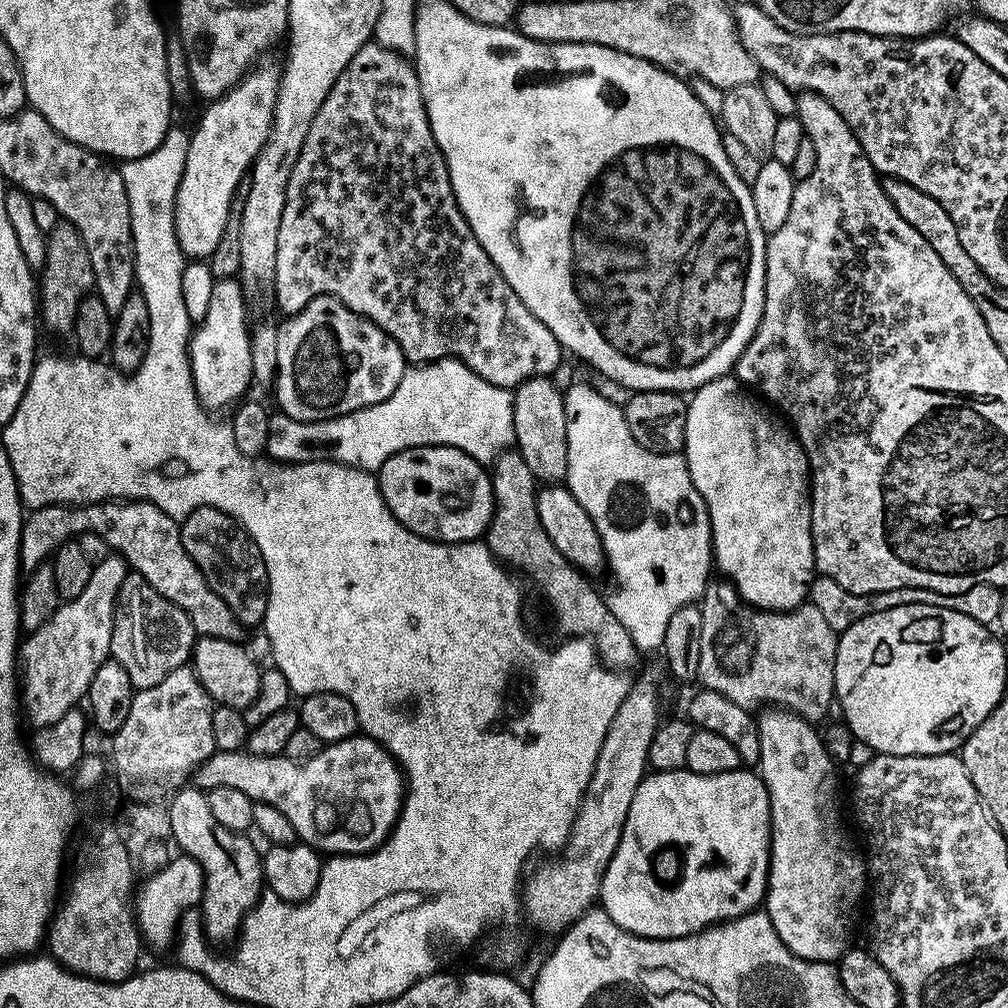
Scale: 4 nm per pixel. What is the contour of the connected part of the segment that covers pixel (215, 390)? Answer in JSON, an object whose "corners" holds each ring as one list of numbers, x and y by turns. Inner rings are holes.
{"corners":[[239,279,216,280,211,291,210,306,205,317,195,325,188,342,188,361,192,367,194,390,201,404,209,410,231,409,245,399,244,391,254,384,250,366,252,338,248,324,248,304,244,299,246,293]]}

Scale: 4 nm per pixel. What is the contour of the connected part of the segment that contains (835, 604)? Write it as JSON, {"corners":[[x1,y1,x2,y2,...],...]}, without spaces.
{"corners":[[817,575,812,581,810,603,818,606,818,611,822,613,827,624,837,634,845,632,850,626,854,626,854,622,858,622,870,614,881,612,882,610,890,610,894,606,910,606,911,604,942,606,950,610,958,610,962,614,970,614,970,618,974,618,974,622,992,626,996,624,998,610,1002,610,1002,591,989,584,979,584,978,586,970,586,970,590,953,596,938,594,934,590,926,590,925,588,886,590,882,594,863,596,862,594,854,594,850,590,842,590,842,586,838,586,838,582,834,582,834,578]]}

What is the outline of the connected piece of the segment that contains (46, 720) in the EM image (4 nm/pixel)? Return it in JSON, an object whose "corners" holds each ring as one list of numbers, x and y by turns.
{"corners":[[115,554,94,564,86,590,78,598,63,601,58,611,23,641,22,712,27,723,29,720,36,728,50,726,87,697,90,678,110,659,116,595,129,571,124,557]]}

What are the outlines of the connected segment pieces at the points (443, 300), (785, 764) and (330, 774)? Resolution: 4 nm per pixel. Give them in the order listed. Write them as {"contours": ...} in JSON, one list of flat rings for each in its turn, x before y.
{"contours":[[[375,42,362,45,358,54,350,58,346,70,342,70,330,94,326,94,326,102,322,102,318,114,314,114,314,122,310,122,306,142,302,142,298,162,294,162,294,170,286,186,286,206,282,206,282,226,278,226,275,288,276,304,284,311,285,317,302,311,310,301,319,296,332,296,335,300,342,301,347,308,366,317,370,322,374,322,374,326,390,334,390,338,398,342,405,361,412,366,430,364,434,360,449,358,460,360,470,370,474,370,478,378,486,378,486,382,494,386,512,390,517,384,526,382,535,376,551,377,552,371,560,364,562,349,558,338,554,338,551,330,528,309,526,302,522,302,522,298,514,294,510,282,502,278,498,266,494,266,486,250,482,250,478,238,474,238,462,214,460,204,452,189,444,155,442,150,438,150,438,142,434,142,434,134,430,130,430,122,422,98,422,86,418,82,418,74,413,61]],[[769,707,759,713,756,725,760,735,760,763,758,765,758,775,764,781,768,797,770,798,770,810,772,811,772,851,768,858,768,891,766,893,766,911,770,922,774,922,774,930,778,930,778,938,790,951,803,960,818,960,821,962,836,962,848,951,852,936,852,923,856,920,856,907,860,904,860,899,865,899,866,889,870,884,870,877,866,867,865,857,858,849,852,845,852,840,848,837,848,832,844,829,844,820,840,817,840,804,836,801,836,770,838,764,832,760,830,754,823,746,823,738,819,731,809,721,803,720,800,716,789,712,787,708]],[[357,734,339,740,336,744,321,747,320,753,310,762,295,764,284,755,256,756,247,750,239,752,213,752,209,760,204,761,194,773,195,787,205,790,218,786,230,786,242,790,242,794,253,798,274,798,280,806,288,804,320,804,320,844,318,848,324,854,343,854,359,856,372,852,388,839,396,822,400,818,400,807,404,805,406,781,400,765,377,740]]]}

